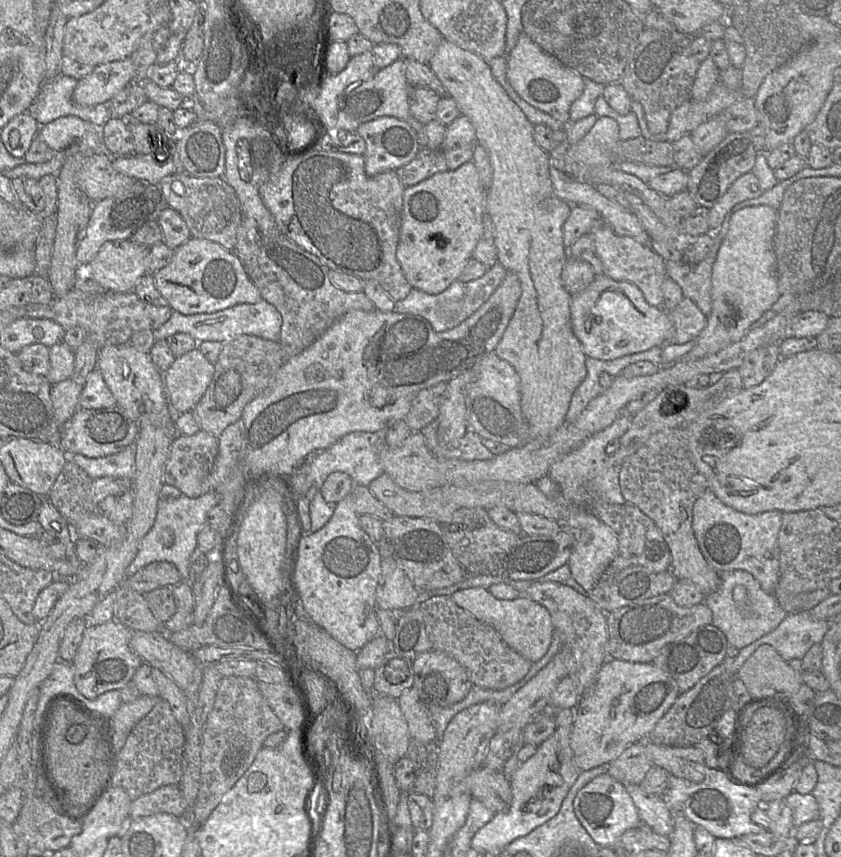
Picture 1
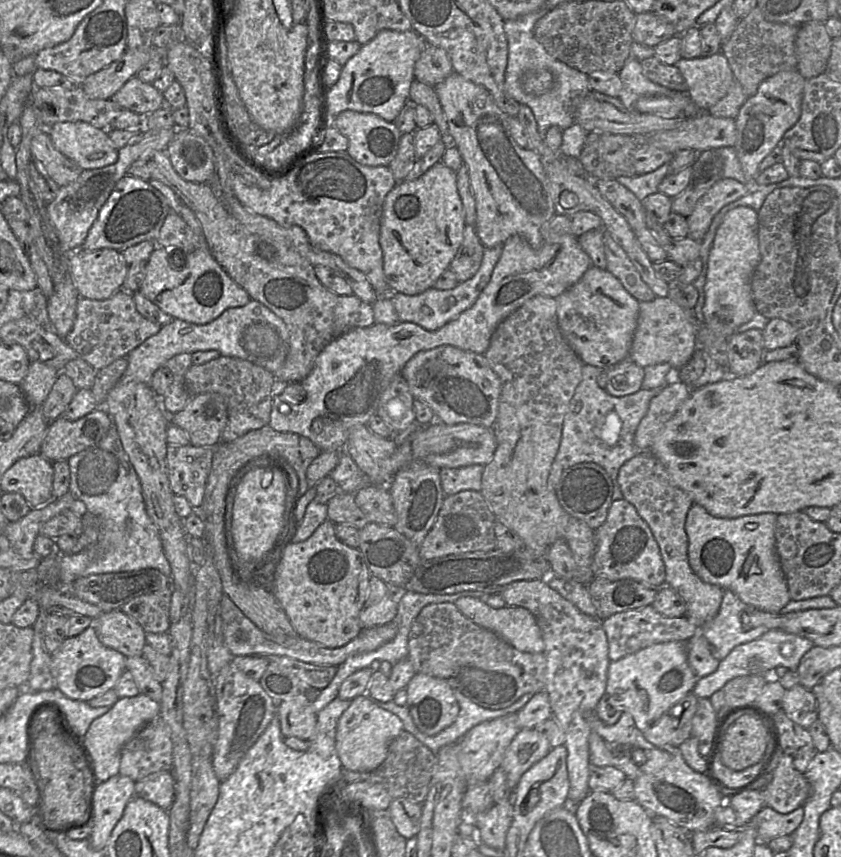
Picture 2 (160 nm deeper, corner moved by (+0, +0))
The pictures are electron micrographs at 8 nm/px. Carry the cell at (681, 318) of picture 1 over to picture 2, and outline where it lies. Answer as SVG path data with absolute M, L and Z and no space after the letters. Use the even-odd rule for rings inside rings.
M655 297L651 301L639 302L637 326L628 357L637 365L668 363L678 370L692 358L697 350L697 323L691 315L668 297Z

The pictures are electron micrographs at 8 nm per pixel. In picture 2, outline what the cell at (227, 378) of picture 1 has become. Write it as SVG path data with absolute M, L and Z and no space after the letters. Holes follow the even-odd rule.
M217 393L193 396L181 411L170 415L170 423L185 430L193 446L216 446L227 420L226 402Z

